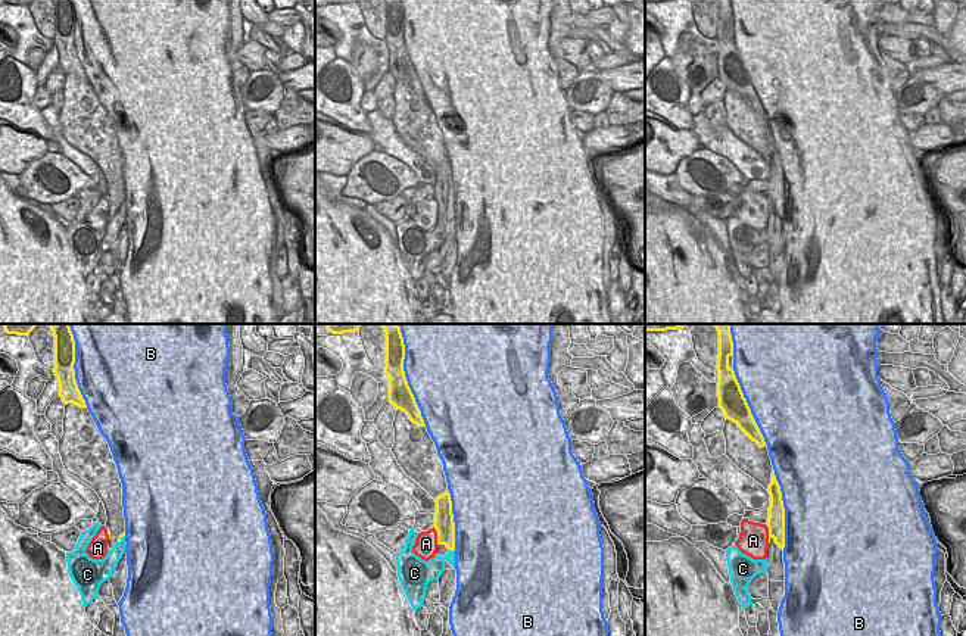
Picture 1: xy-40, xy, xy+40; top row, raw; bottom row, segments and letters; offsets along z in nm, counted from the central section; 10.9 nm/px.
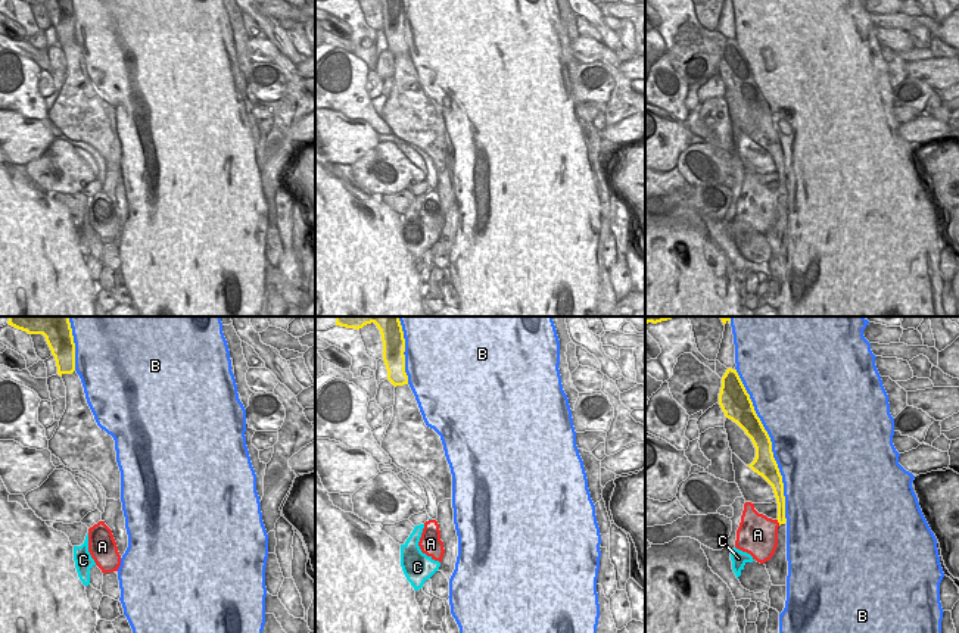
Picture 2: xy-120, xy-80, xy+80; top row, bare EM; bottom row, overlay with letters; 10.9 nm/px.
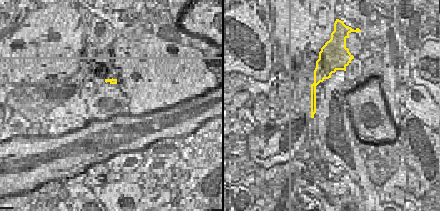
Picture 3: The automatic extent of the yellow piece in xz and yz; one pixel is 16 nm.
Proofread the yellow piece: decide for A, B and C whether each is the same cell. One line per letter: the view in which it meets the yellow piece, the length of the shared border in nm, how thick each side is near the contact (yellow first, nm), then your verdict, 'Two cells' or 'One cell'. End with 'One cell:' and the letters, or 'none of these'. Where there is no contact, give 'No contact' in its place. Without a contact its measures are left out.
A: Touches yellow in xy. Shared border 220 nm. Thickness 220 nm (yellow) against 260 nm. Two cells
B: Touches yellow in xy. Shared border 1100 nm. Thickness 260 nm (yellow) against 480 nm. Two cells
C: Touches yellow in xy. Shared border 70 nm. Thickness 200 nm (yellow) against 190 nm. Two cells
One cell: none of these

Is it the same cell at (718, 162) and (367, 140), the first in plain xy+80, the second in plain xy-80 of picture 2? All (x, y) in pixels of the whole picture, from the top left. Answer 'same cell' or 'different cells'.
different cells

